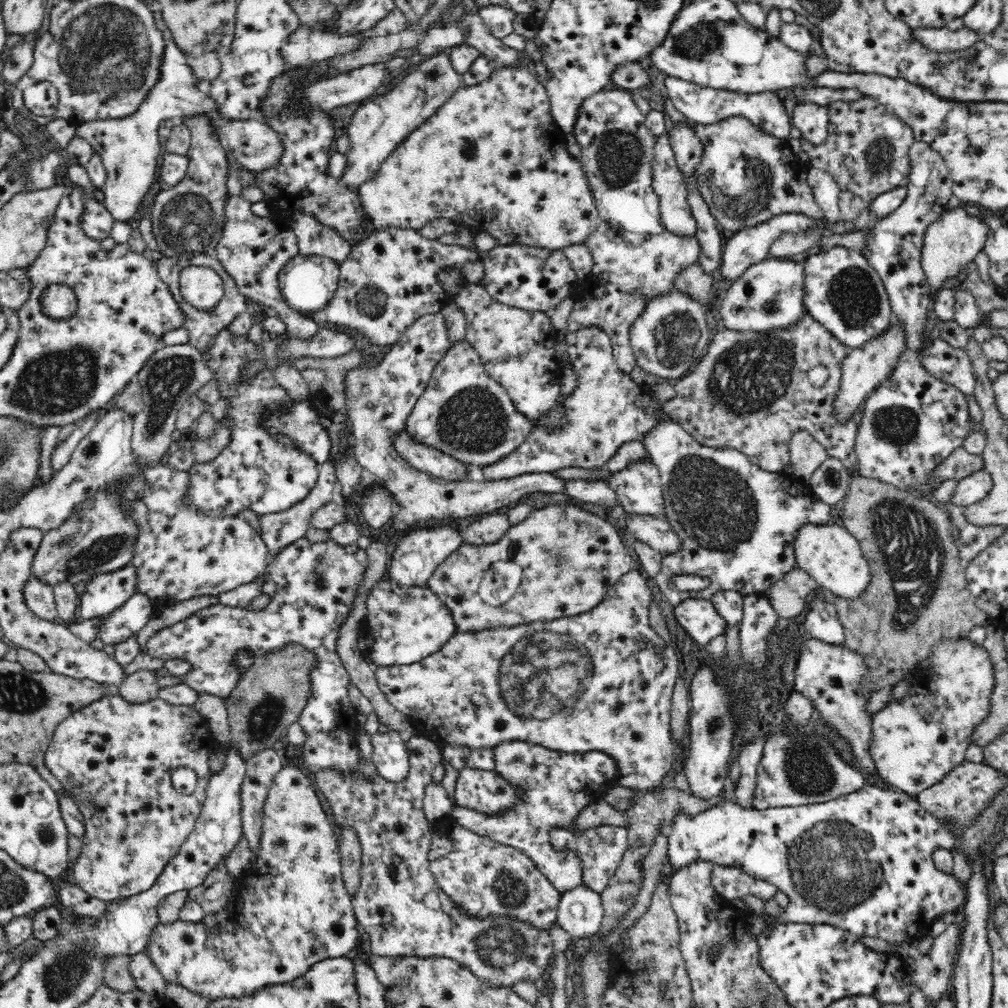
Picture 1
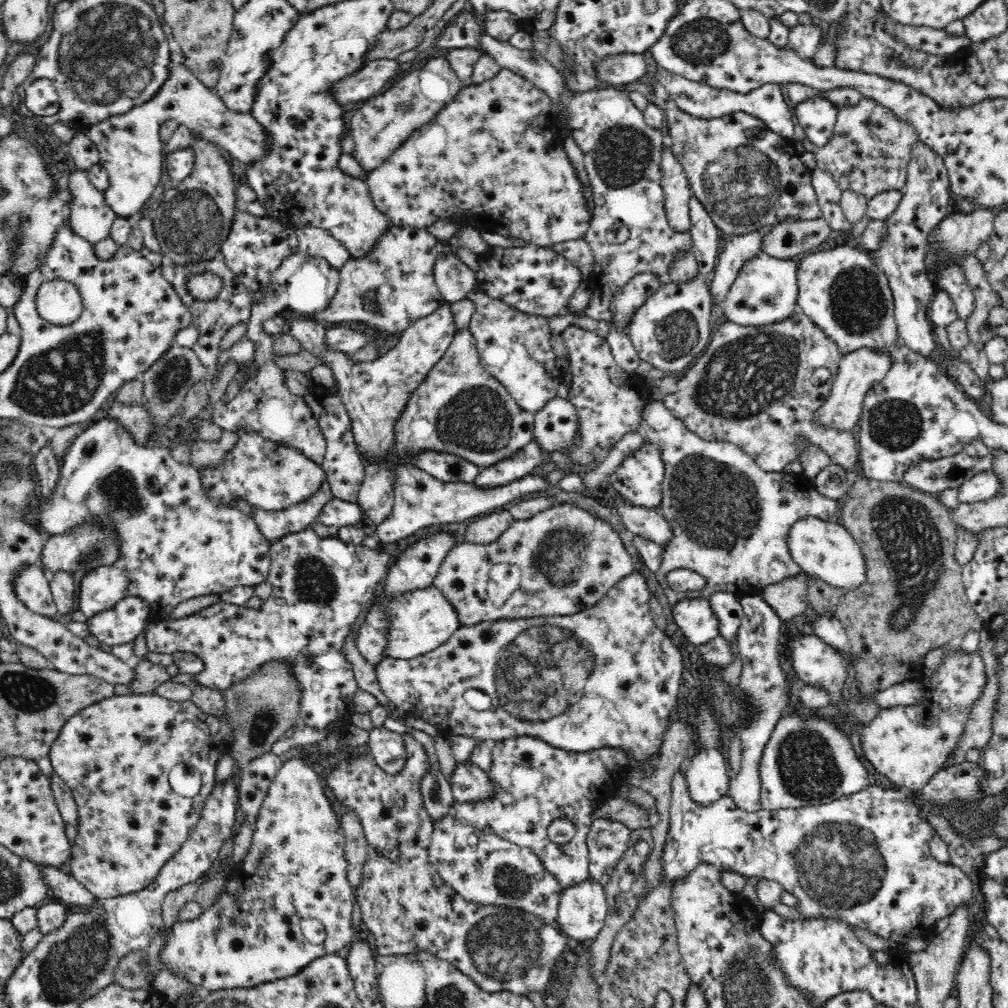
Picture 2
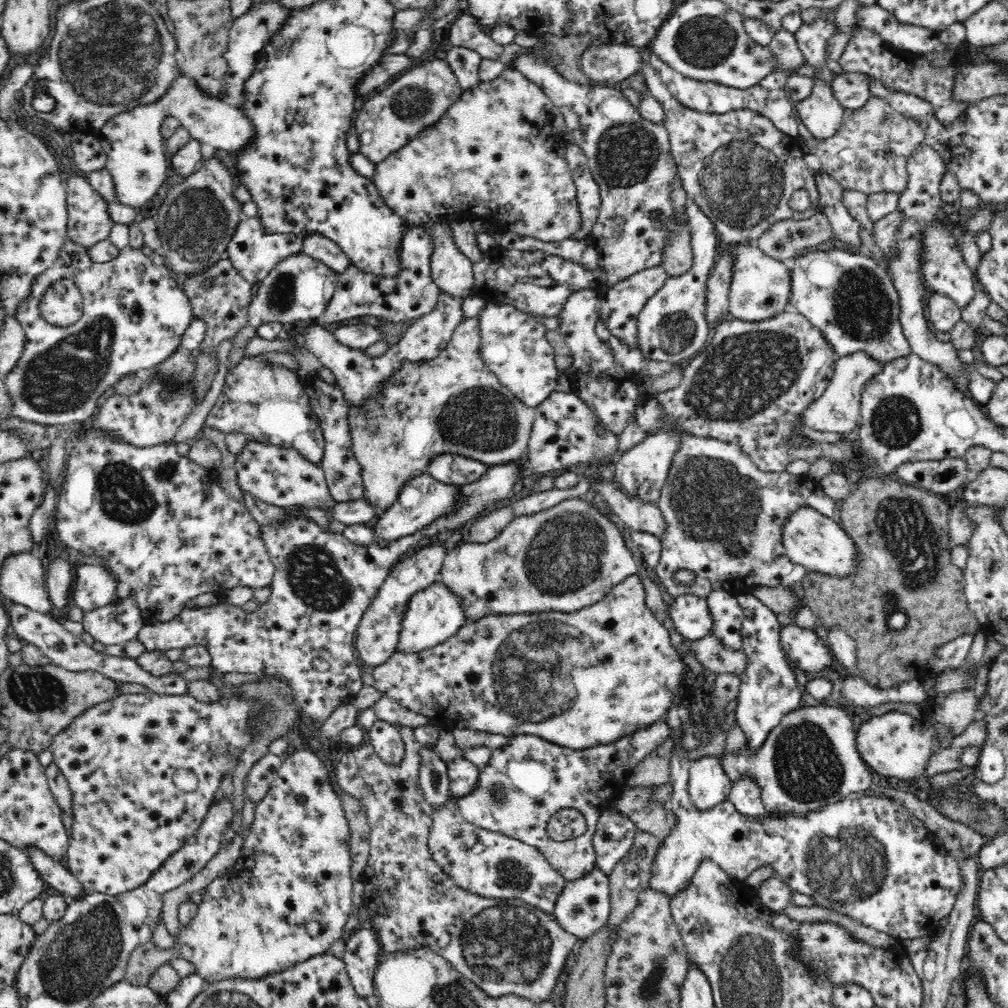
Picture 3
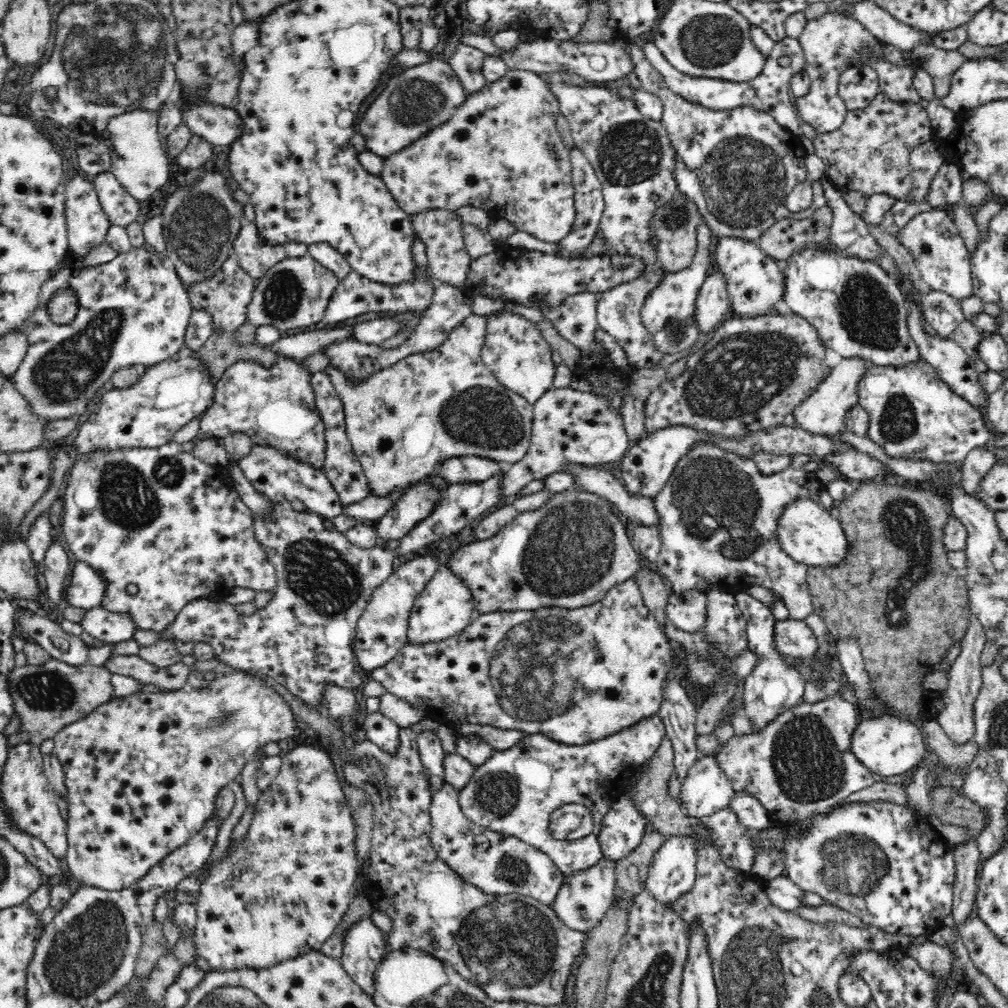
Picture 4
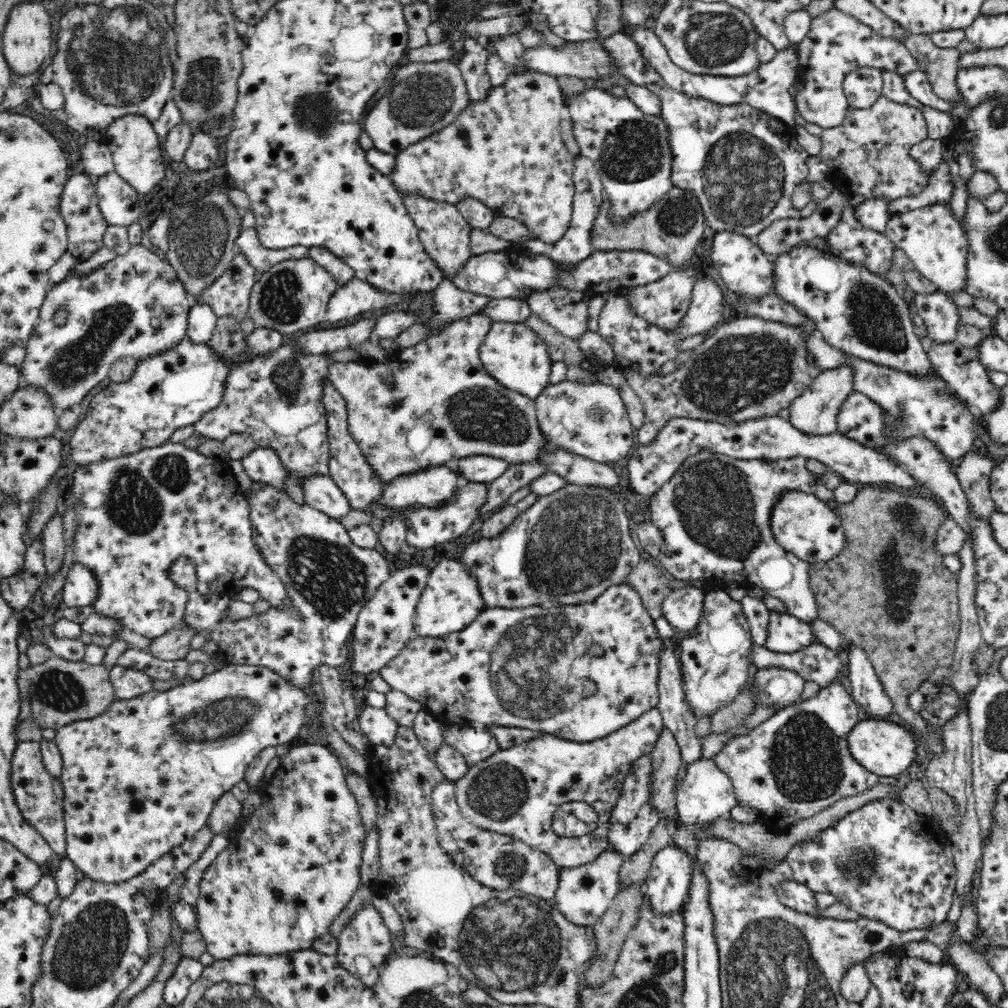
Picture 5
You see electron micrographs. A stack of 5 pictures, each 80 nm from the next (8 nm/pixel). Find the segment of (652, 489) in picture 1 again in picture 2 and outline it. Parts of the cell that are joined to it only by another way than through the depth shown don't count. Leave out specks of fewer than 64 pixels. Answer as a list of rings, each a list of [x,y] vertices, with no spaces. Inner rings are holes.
[[[644,443],[604,479],[628,505],[660,510],[663,478],[664,461],[658,447]]]

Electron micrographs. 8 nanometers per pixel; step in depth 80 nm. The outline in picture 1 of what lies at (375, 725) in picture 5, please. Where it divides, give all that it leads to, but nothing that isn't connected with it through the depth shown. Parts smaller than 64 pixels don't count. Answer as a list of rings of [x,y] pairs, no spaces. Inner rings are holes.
[[[397,732],[374,733],[371,735],[373,746],[374,771],[382,779],[390,782],[404,780],[410,772],[407,742]]]

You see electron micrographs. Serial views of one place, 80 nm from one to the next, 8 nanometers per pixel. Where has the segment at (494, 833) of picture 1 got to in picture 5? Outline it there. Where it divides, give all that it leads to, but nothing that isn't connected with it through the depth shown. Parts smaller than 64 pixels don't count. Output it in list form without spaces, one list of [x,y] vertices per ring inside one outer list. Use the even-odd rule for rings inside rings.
[[[652,708],[644,716],[640,716],[640,719],[633,720],[612,734],[592,742],[576,743],[542,734],[512,748],[499,749],[487,760],[470,764],[469,771],[463,778],[453,783],[460,812],[463,812],[464,818],[484,830],[513,836],[532,846],[536,851],[546,853],[562,869],[576,868],[594,862],[602,853],[609,850],[606,834],[610,828],[610,814],[620,798],[624,779],[636,760],[650,756],[664,728],[660,712],[657,708]],[[572,801],[584,801],[596,811],[597,827],[584,836],[560,837],[552,831],[552,816],[558,806]]]

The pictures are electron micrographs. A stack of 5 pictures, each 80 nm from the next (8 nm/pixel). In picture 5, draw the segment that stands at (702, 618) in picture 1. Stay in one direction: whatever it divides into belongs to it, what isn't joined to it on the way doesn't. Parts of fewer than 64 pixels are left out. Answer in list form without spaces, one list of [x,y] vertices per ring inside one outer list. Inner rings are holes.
[[[695,587],[675,589],[664,598],[663,617],[676,631],[690,633],[702,620],[705,593]]]

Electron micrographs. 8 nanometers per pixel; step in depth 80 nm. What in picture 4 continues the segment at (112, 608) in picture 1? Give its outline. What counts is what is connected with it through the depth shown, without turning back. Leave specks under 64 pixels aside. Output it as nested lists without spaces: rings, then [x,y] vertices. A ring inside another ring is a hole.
[[[82,561],[76,562],[71,573],[70,586],[66,590],[68,604],[85,611],[102,606],[108,592],[108,581],[104,574]]]

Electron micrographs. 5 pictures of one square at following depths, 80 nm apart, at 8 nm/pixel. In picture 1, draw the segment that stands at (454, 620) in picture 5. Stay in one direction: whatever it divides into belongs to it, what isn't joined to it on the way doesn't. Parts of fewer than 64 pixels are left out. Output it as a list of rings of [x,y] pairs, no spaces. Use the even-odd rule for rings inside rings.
[[[386,570],[383,578],[369,591],[366,602],[365,618],[360,622],[360,638],[373,638],[374,643],[368,651],[360,651],[362,657],[374,668],[409,665],[424,660],[427,656],[438,652],[455,635],[454,619],[440,598],[426,586],[406,587],[394,583]]]

